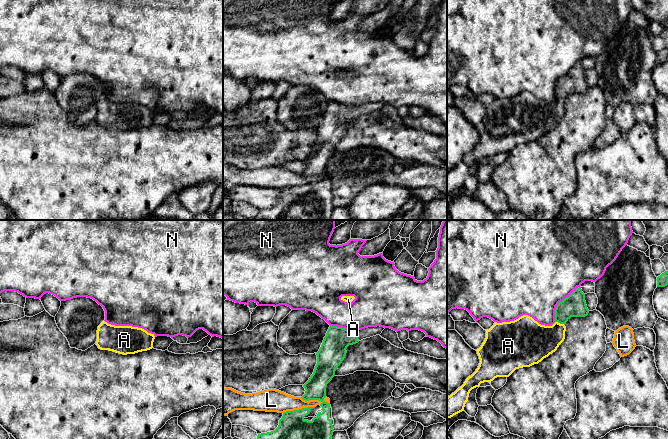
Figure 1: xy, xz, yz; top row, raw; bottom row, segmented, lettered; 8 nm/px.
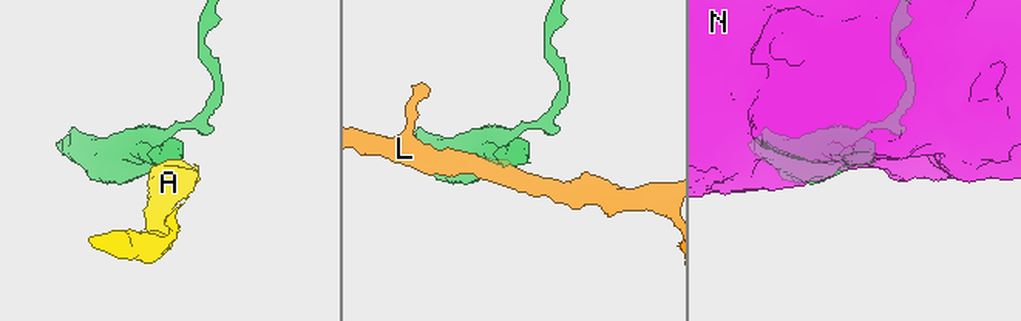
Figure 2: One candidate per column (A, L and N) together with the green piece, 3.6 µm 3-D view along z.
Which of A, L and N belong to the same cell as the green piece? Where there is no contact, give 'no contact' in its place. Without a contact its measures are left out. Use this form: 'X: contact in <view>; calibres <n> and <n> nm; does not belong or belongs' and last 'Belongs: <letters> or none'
A: contact in yz; calibres 180 and 280 nm; belongs
L: contact in xz; calibres 360 and 190 nm; does not belong
N: contact in yz; calibres 180 and 500 nm; does not belong
Belongs: A

